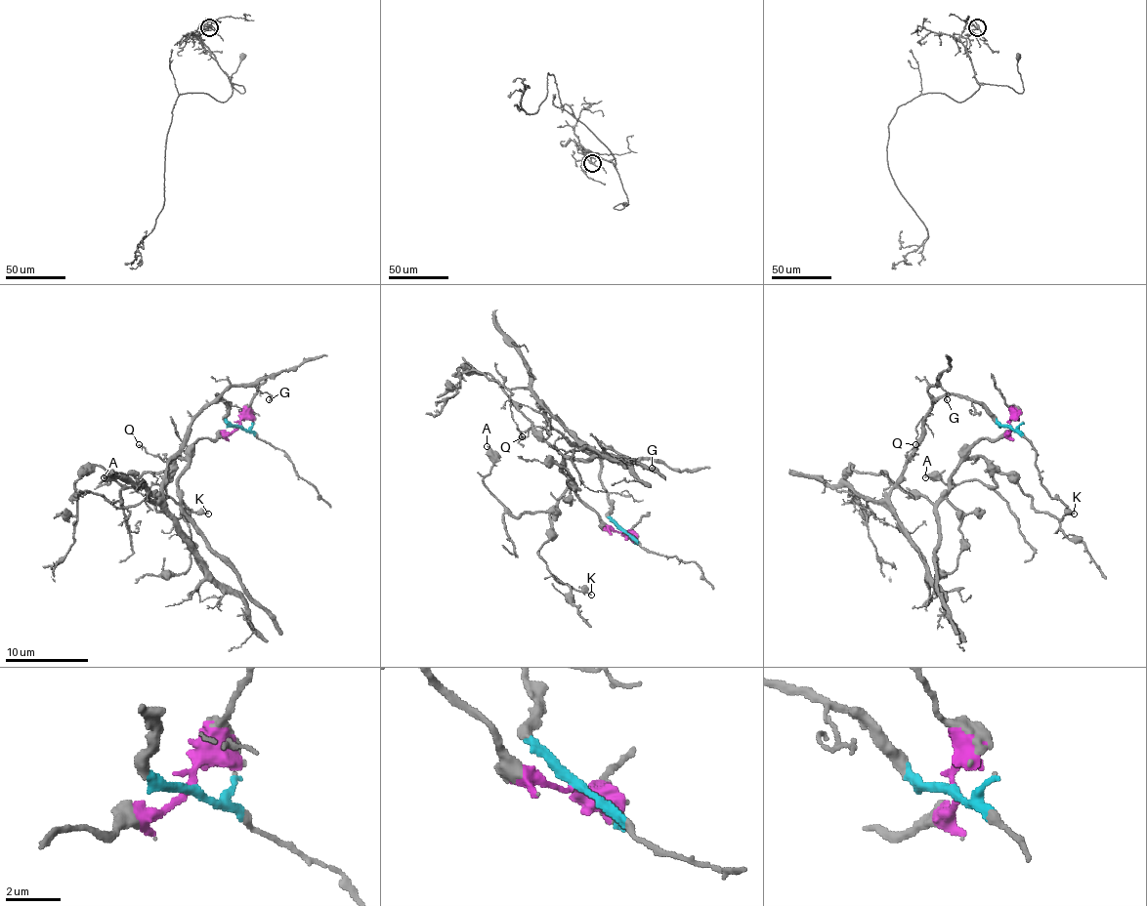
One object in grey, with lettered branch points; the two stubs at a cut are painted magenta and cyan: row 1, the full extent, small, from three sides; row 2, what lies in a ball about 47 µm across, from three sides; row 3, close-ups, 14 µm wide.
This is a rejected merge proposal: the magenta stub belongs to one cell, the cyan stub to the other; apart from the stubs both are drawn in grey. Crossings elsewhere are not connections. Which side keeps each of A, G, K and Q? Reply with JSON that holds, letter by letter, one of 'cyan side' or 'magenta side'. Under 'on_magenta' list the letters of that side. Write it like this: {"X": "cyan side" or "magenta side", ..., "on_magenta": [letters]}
{"A": "magenta side", "G": "cyan side", "K": "magenta side", "Q": "cyan side", "on_magenta": ["A", "K"]}

